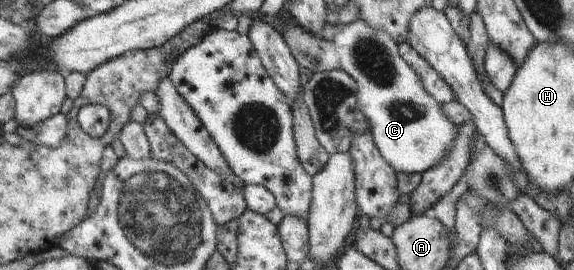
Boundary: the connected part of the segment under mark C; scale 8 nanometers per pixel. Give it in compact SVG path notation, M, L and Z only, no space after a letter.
M357 19L349 25L338 25L332 43L337 49L341 70L357 83L359 111L369 119L373 142L383 160L396 173L417 174L425 173L431 167L435 167L439 161L444 161L453 147L453 141L457 139L457 135L455 135L457 126L443 117L442 103L437 103L433 97L429 97L429 93L425 93L417 73L401 59L398 44L387 33L365 25L365 21L361 21L361 19Z

